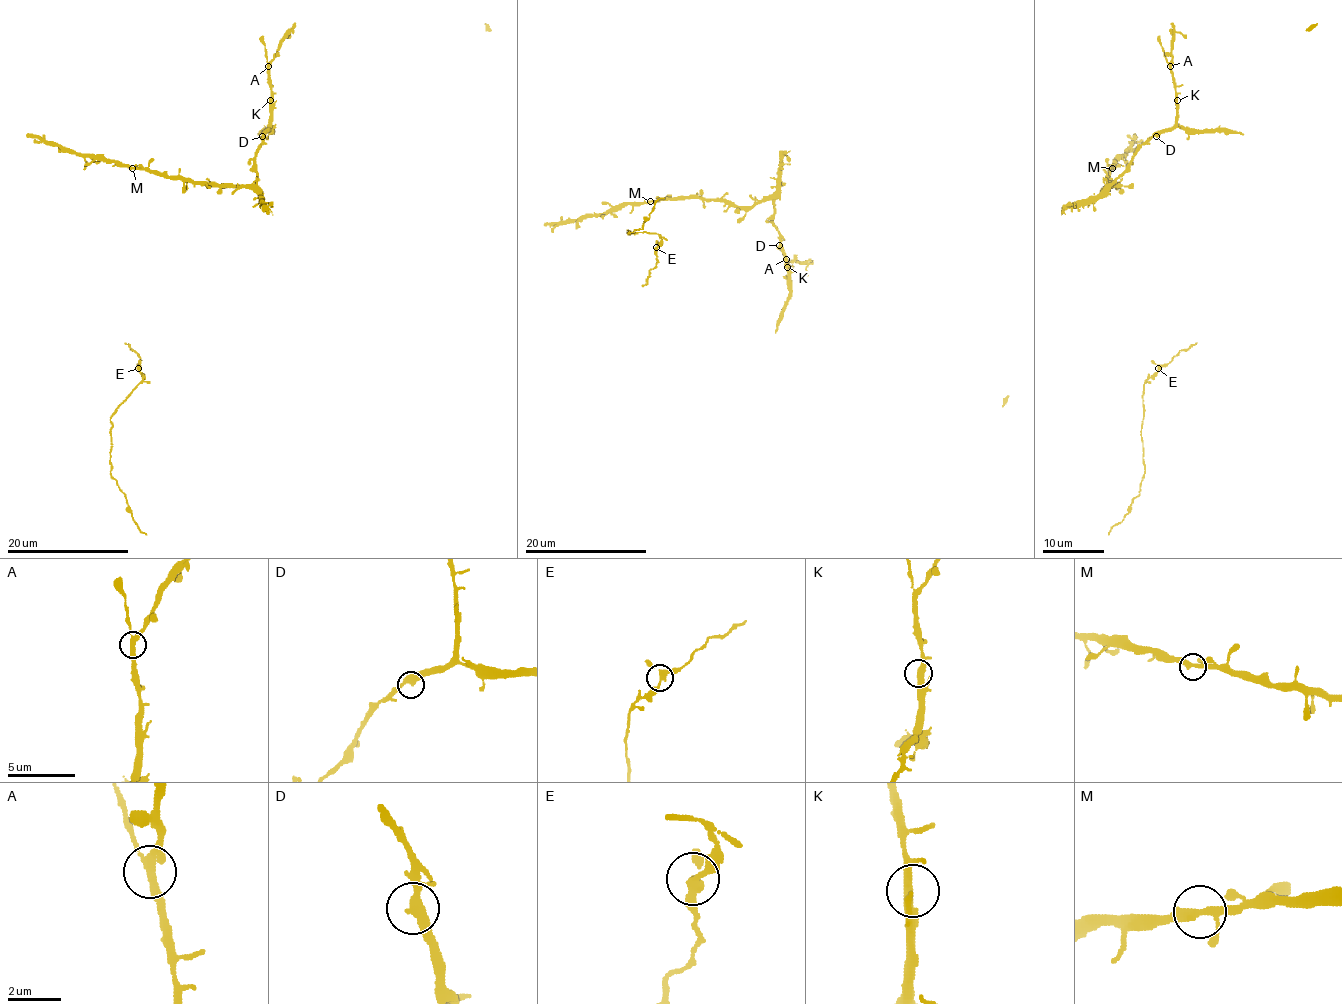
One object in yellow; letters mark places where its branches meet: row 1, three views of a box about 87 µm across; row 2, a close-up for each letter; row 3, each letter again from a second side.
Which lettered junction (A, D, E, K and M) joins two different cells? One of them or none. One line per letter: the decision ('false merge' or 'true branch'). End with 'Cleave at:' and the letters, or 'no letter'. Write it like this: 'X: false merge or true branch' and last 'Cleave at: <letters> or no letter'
A: true branch
D: true branch
E: true branch
K: true branch
M: true branch
Cleave at: no letter

